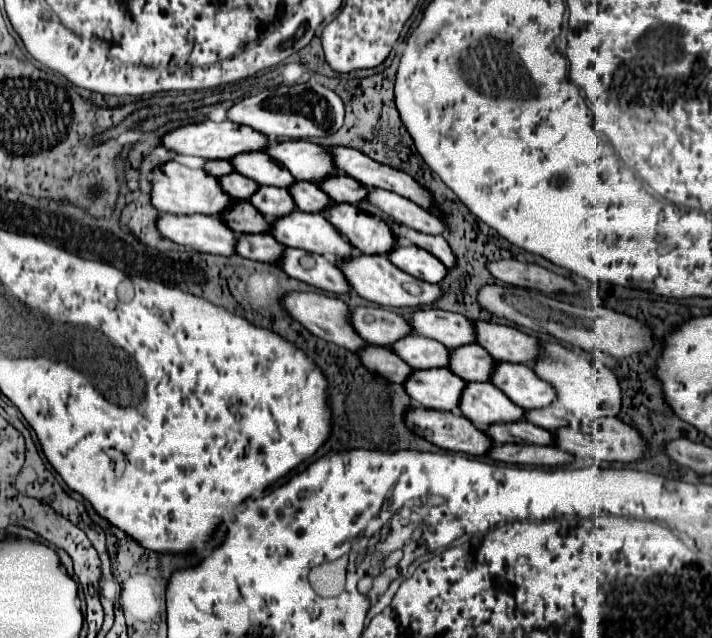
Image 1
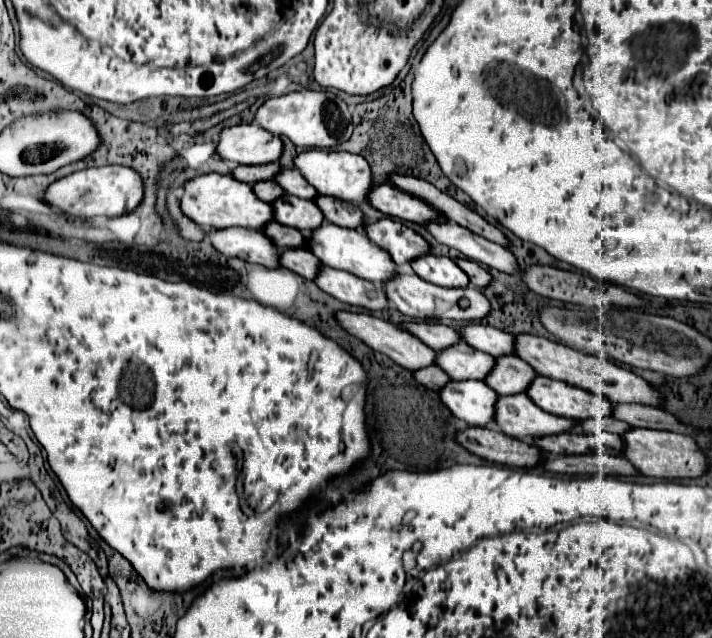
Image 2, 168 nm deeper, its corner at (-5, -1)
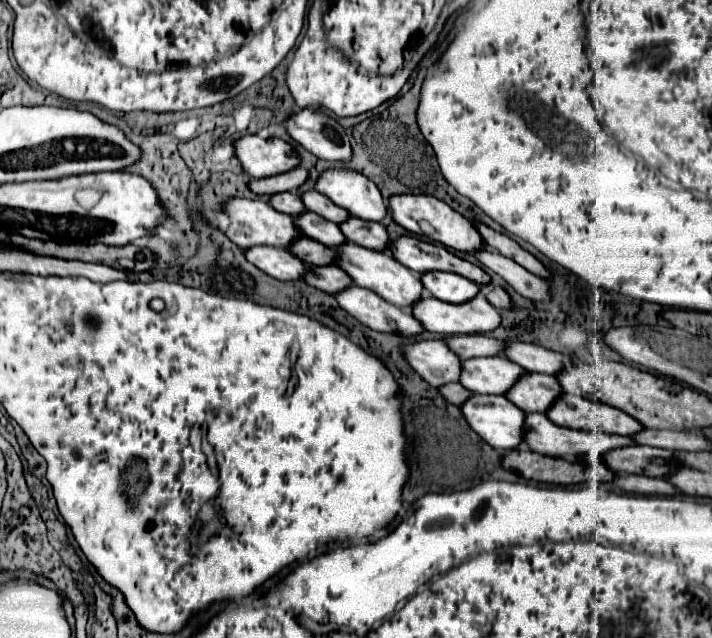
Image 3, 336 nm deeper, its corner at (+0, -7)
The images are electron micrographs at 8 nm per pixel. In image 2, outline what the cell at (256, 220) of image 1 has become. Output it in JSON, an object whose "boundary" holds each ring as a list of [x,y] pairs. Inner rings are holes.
{"boundary":[[[268,221],[262,229],[262,233],[278,247],[278,249],[290,249],[290,247],[304,247],[304,237],[298,229],[280,225],[276,221]]]}

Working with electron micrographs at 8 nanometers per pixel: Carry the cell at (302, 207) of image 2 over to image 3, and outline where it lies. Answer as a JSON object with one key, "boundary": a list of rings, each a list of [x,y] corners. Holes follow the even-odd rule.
{"boundary":[[[307,211],[295,219],[297,219],[297,227],[301,227],[301,233],[307,235],[309,239],[315,239],[327,247],[339,247],[347,243],[347,237],[341,233],[337,223],[321,219],[317,217],[317,213]]]}

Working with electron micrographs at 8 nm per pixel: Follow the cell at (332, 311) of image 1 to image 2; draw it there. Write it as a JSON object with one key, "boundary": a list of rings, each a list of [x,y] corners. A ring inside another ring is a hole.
{"boundary":[[[338,311],[336,313],[336,319],[340,323],[340,327],[350,333],[352,337],[358,337],[362,343],[366,343],[370,349],[390,357],[396,365],[404,367],[404,369],[422,369],[422,367],[428,367],[434,363],[434,355],[436,351],[432,351],[430,347],[426,347],[422,341],[418,341],[414,335],[406,333],[404,329],[400,329],[398,325],[394,323],[386,323],[374,315],[368,315],[368,313],[350,313],[350,311]]]}

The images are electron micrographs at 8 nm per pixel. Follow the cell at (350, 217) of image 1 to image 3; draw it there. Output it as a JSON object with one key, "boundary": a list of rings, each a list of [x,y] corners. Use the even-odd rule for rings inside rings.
{"boundary":[[[403,235],[401,239],[395,239],[391,253],[407,269],[413,269],[415,273],[421,273],[421,275],[427,271],[451,271],[451,273],[467,277],[469,281],[477,285],[491,283],[491,277],[479,265],[453,255],[443,245],[435,245],[419,237]]]}

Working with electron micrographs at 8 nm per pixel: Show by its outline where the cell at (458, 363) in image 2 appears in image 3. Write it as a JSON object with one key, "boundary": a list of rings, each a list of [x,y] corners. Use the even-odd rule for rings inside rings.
{"boundary":[[[507,357],[467,359],[461,385],[481,395],[505,395],[527,371]]]}

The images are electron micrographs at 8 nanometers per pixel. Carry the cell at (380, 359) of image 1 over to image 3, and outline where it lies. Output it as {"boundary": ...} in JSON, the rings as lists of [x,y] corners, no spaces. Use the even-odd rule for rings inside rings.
{"boundary":[[[449,383],[447,387],[439,387],[441,395],[445,395],[445,399],[449,399],[453,405],[463,405],[473,393],[469,389],[465,389],[461,383]]]}

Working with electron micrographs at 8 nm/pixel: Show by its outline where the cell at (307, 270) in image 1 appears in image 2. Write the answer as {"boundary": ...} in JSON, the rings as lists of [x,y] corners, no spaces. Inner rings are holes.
{"boundary":[[[328,265],[318,267],[318,277],[314,283],[336,297],[342,303],[354,305],[354,307],[364,307],[370,311],[380,311],[386,307],[386,295],[378,283],[370,283],[366,279],[358,279],[352,273],[332,269]]]}

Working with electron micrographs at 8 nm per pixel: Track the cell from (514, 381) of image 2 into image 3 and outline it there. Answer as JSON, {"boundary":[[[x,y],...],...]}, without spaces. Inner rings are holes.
{"boundary":[[[529,375],[525,383],[517,383],[509,397],[525,413],[547,413],[547,409],[563,395],[563,389],[553,375]]]}

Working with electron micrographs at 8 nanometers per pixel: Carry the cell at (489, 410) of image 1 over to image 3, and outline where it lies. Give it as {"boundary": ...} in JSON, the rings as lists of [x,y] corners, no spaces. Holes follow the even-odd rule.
{"boundary":[[[527,413],[527,433],[525,433],[525,445],[541,455],[547,457],[567,457],[577,459],[577,457],[593,457],[593,459],[603,459],[609,451],[621,449],[635,445],[631,437],[621,437],[621,435],[605,435],[605,433],[593,433],[593,431],[569,431],[567,427],[557,427],[547,419],[547,415],[529,415]]]}

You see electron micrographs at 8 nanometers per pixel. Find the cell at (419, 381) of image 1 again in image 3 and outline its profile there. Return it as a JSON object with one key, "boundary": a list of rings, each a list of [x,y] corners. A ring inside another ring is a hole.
{"boundary":[[[473,395],[465,407],[465,419],[491,447],[511,451],[523,443],[525,411],[503,395]]]}

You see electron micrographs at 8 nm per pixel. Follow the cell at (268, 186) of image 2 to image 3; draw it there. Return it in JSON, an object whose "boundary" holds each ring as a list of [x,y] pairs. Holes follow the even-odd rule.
{"boundary":[[[293,191],[293,193],[277,193],[271,195],[271,205],[281,211],[281,213],[289,213],[289,215],[301,215],[301,211],[305,213],[305,205],[301,201],[301,197]]]}

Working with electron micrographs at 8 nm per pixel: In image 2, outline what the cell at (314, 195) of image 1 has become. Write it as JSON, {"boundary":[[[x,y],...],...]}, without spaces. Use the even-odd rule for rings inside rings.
{"boundary":[[[318,195],[314,199],[314,203],[320,207],[320,211],[324,213],[324,219],[330,221],[330,223],[336,223],[336,225],[342,225],[342,227],[352,227],[352,229],[364,225],[360,209],[352,203],[348,203],[348,201]]]}

